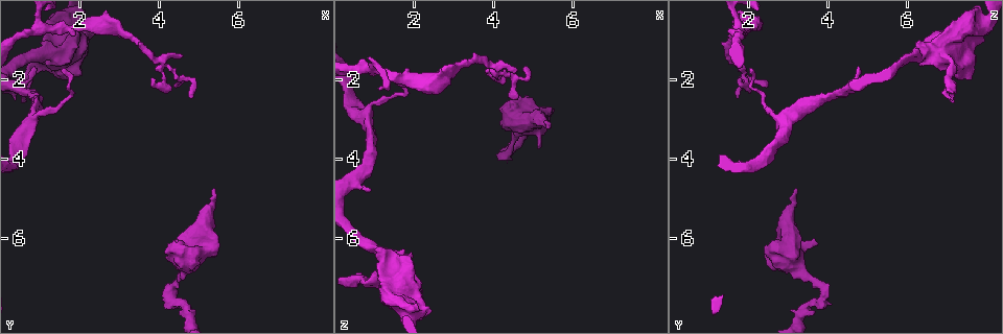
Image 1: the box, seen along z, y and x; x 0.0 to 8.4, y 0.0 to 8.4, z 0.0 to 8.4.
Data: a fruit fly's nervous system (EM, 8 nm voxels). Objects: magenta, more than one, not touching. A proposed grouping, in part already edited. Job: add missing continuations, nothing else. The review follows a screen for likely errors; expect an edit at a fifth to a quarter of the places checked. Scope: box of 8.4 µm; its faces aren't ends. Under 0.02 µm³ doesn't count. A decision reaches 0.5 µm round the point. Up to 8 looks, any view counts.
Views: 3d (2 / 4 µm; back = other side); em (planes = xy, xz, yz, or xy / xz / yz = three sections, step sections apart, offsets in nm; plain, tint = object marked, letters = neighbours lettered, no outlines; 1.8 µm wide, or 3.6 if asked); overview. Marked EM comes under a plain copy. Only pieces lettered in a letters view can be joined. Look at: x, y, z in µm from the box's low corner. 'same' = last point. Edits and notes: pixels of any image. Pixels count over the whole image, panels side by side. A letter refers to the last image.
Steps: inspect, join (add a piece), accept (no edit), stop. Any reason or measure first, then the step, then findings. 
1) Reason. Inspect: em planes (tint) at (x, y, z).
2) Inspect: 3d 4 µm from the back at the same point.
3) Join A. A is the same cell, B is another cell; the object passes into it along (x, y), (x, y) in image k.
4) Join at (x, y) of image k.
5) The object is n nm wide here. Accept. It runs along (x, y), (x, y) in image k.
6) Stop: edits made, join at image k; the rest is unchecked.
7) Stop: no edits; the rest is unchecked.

Abrupt turn. Inspect: em 3.6 µm xz step 16 (letters) at (4.25, 7.35, 3.95).

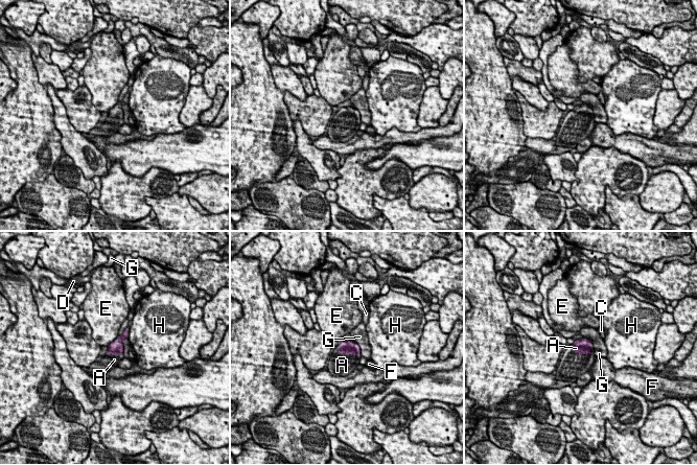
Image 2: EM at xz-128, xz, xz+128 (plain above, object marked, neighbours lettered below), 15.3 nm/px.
The object is 220 nm wide here. Join A. A is the same cell, C, D, E, F, G and H are other cells; the neuron continues.

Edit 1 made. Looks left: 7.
Branch stops here. Inspect: em planes (letters) at (5.30, 4.75, 3.30).

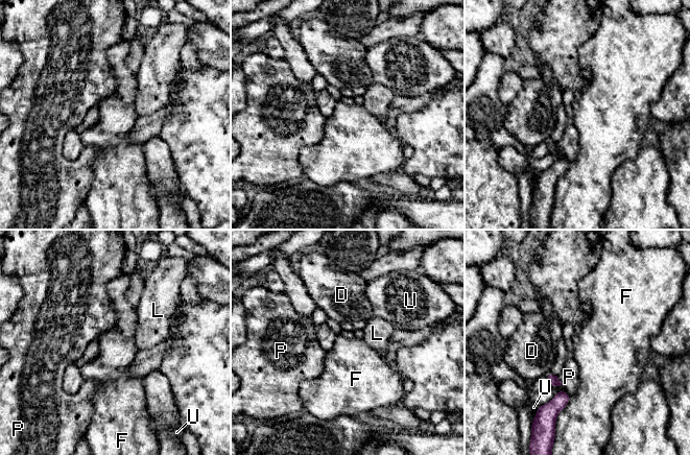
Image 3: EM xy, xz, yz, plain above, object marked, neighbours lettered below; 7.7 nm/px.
Accept. D, F, L, P and U are other cells; a border runs along (571, 397), (570, 401), (556, 414) in image 3; none of them fits.

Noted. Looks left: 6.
Tapers out. Inspect: em planes (letters) at (3.80, 2.05, 1.80).

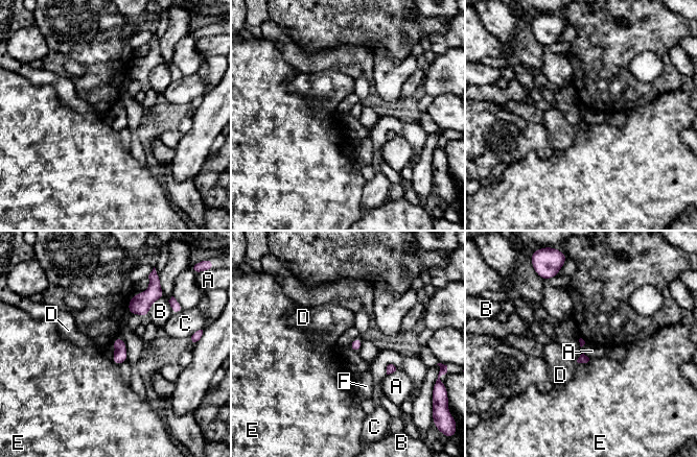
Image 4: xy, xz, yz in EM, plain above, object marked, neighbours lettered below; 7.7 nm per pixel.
Accept. A, B, C, D, E and F are other cells; a border runs along (396, 369), (387, 375) in image 4; none of them fits.

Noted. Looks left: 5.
Stop: edits made, join at image 2; the rest is unchecked.

